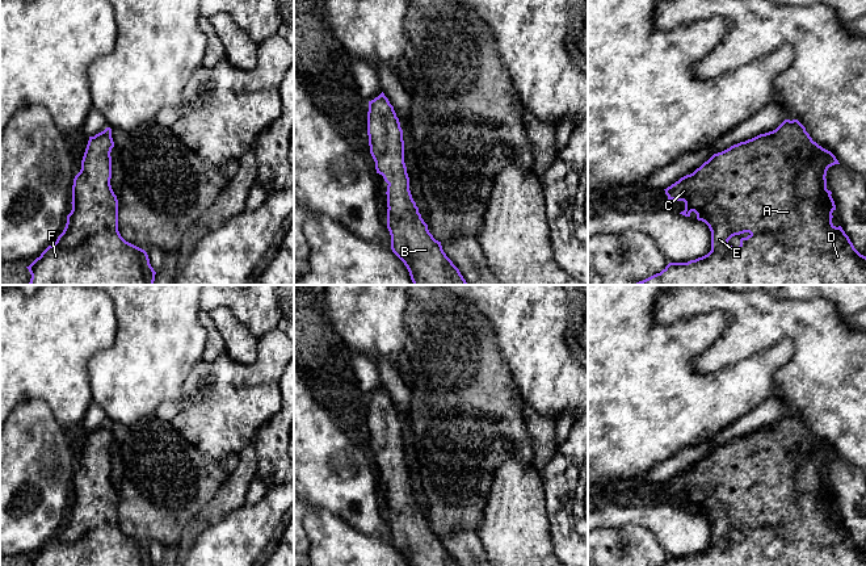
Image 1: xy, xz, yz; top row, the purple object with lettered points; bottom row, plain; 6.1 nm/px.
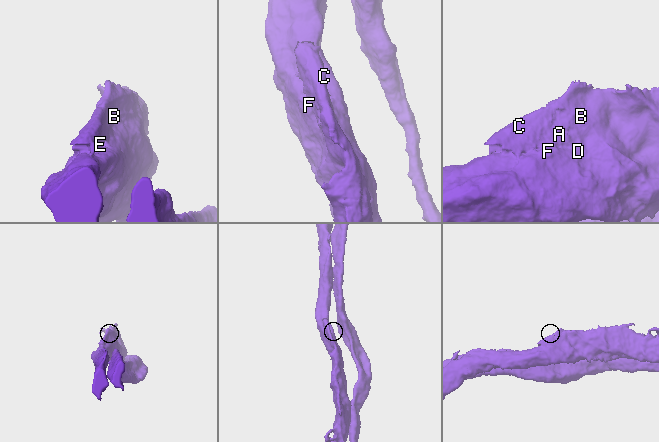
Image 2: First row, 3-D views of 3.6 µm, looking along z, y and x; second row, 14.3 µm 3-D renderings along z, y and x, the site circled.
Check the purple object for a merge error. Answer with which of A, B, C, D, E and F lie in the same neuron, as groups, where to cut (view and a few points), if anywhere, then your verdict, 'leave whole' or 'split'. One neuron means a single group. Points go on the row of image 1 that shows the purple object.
groups A B C D E F; cut none; leave whole

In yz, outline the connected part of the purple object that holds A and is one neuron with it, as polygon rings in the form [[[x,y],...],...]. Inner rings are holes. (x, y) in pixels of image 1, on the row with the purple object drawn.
[[[785,120],[775,130],[765,133],[765,134],[760,134],[752,139],[748,139],[745,142],[740,142],[737,144],[731,146],[730,148],[714,154],[707,162],[705,162],[699,168],[697,168],[693,173],[686,175],[684,177],[681,177],[678,181],[676,181],[674,184],[672,184],[670,186],[668,186],[665,190],[665,194],[668,196],[668,200],[673,200],[673,201],[684,201],[685,202],[685,210],[681,211],[680,214],[685,215],[685,217],[690,217],[690,213],[694,211],[697,214],[697,219],[705,222],[710,231],[711,231],[711,251],[702,256],[698,257],[695,260],[690,260],[688,263],[669,263],[660,273],[656,273],[643,281],[636,282],[635,285],[866,285],[866,256],[861,255],[853,246],[853,243],[850,242],[849,236],[845,234],[845,231],[842,230],[841,226],[836,227],[832,223],[832,213],[836,210],[836,205],[835,201],[832,198],[832,192],[827,189],[827,171],[829,167],[835,165],[835,164],[840,164],[838,160],[836,159],[836,156],[823,148],[821,146],[819,146],[816,142],[812,141],[812,138],[810,137],[810,134],[806,131],[806,127],[798,121],[798,120]],[[748,232],[749,235],[747,238],[741,238],[740,239],[740,246],[739,247],[732,247],[728,244],[728,240],[735,236],[735,235],[740,235]]]

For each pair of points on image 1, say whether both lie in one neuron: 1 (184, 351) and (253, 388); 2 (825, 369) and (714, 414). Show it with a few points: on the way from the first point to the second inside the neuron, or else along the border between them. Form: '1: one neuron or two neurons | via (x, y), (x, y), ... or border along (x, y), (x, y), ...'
1: two neurons | border along (202, 360), (193, 367), (184, 385)
2: two neurons | border along (787, 363), (774, 376), (773, 395)

